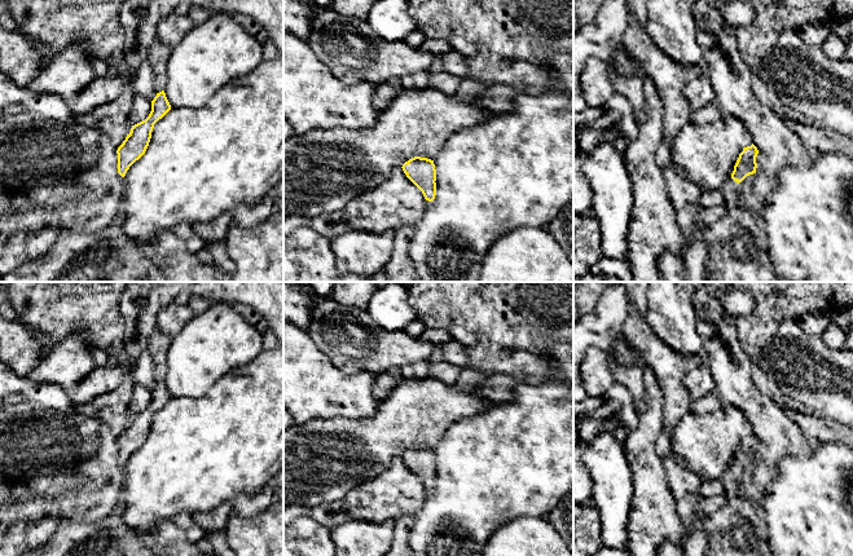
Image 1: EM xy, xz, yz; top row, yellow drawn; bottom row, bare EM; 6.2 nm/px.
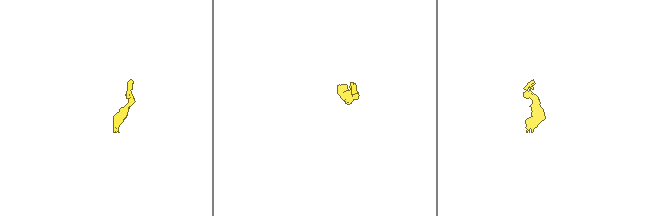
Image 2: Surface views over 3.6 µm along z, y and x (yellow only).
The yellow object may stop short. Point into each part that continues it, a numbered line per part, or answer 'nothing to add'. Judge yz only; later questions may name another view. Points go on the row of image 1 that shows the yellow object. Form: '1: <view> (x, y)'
1: yz (731, 189)

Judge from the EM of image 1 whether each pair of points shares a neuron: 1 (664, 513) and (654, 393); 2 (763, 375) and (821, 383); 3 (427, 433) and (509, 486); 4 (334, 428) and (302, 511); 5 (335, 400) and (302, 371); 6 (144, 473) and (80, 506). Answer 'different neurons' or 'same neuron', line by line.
1: same neuron
2: same neuron
3: different neurons
4: different neurons
5: same neuron
6: different neurons

